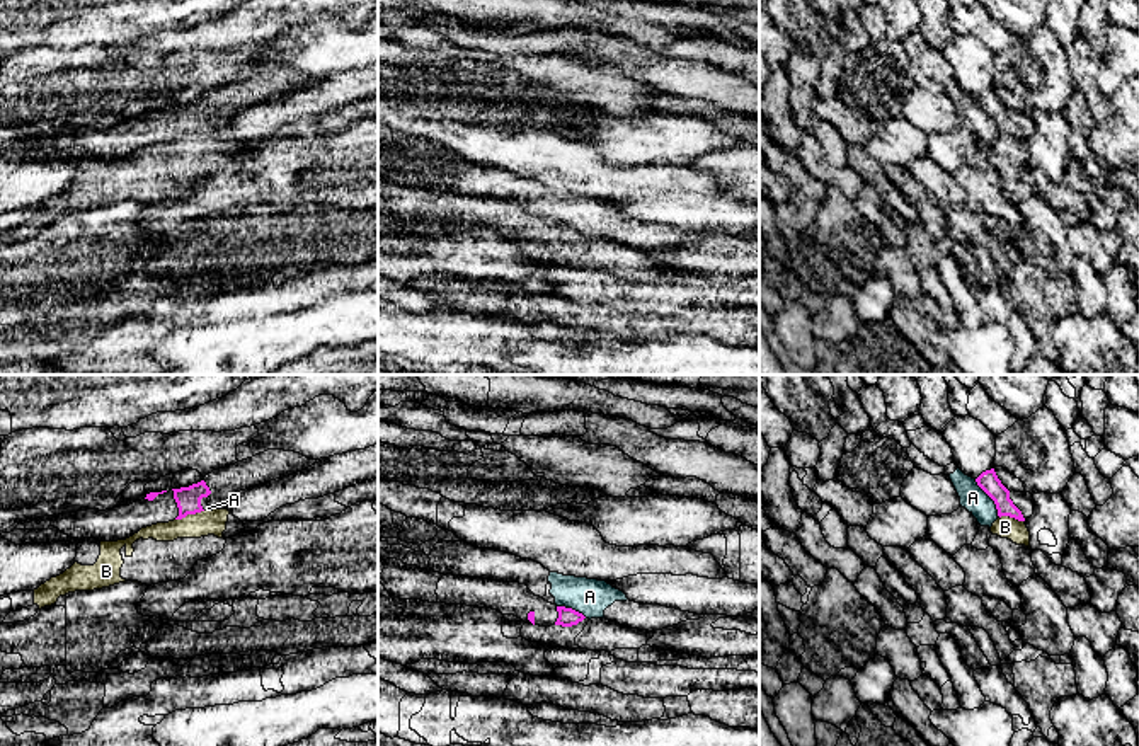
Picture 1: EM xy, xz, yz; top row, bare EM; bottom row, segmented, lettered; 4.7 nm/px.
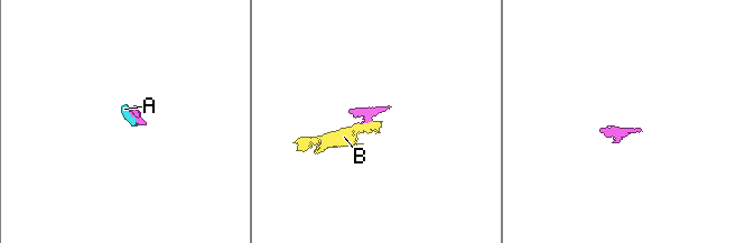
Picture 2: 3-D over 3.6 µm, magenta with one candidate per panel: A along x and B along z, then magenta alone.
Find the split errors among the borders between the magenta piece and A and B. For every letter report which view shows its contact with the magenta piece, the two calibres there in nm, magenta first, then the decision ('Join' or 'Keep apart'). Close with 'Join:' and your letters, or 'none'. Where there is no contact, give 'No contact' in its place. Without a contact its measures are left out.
A: Touches magenta in yz. Thickness 100 nm (magenta) against 120 nm. Keep apart
B: Touches magenta in xy. Thickness 120 nm (magenta) against 120 nm. Keep apart
Join: none

